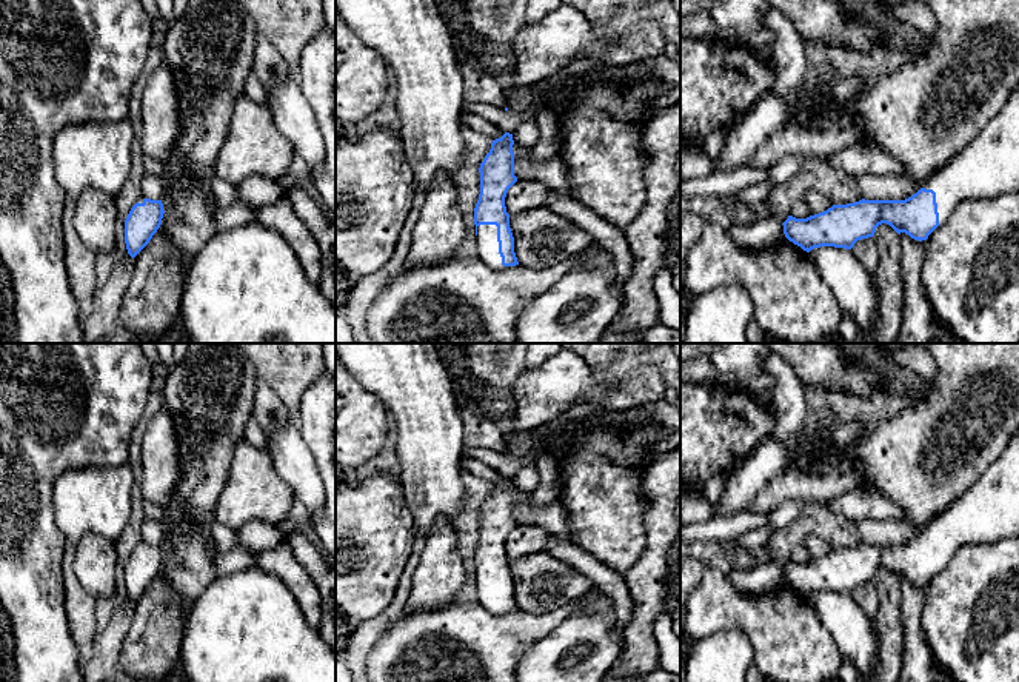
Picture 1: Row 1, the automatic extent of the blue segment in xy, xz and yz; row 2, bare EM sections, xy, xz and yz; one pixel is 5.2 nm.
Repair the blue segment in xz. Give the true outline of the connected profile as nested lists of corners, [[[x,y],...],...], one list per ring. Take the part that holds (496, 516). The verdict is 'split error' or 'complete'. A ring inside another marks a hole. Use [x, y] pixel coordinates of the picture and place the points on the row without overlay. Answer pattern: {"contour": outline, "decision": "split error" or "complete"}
{"contour": [[[513,479],[493,485],[480,508],[480,539],[474,553],[479,600],[496,613],[519,610],[505,542],[517,527],[514,520]]], "decision": "split error"}

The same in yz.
{"contour": [[[1019,428],[1004,453],[964,496],[934,517],[911,542],[905,545],[862,543],[854,548],[833,550],[807,563],[788,560],[782,570],[785,582],[811,600],[822,625],[833,636],[839,654],[854,665],[860,682],[871,682],[879,670],[879,637],[864,608],[851,597],[854,588],[873,582],[882,568],[890,570],[897,579],[905,577],[922,587],[962,545],[994,543],[1014,537],[1019,537]]], "decision": "split error"}

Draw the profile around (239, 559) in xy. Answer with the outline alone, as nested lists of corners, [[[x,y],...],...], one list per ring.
[[[236,547],[229,551],[217,551],[214,556],[217,576],[229,576],[254,567],[254,551],[245,547]]]

